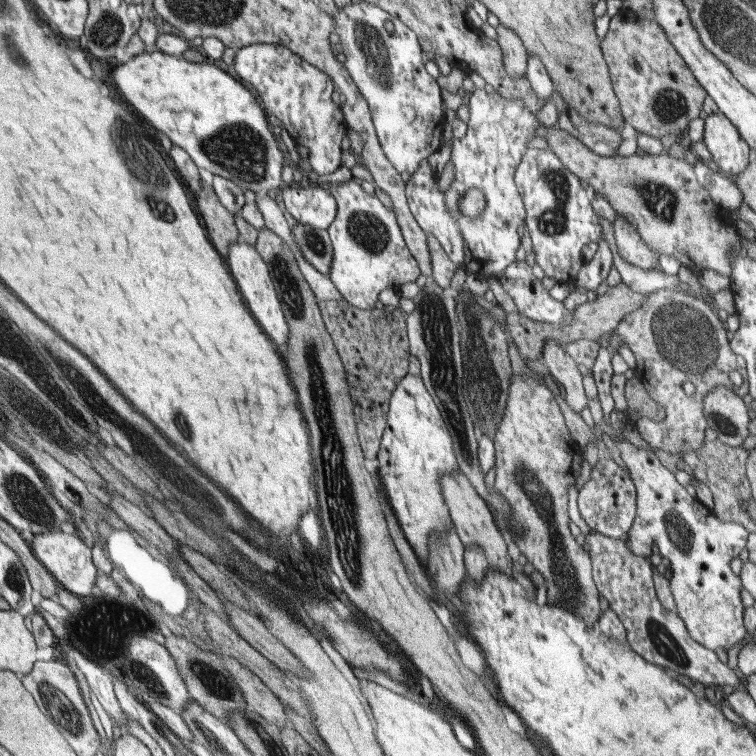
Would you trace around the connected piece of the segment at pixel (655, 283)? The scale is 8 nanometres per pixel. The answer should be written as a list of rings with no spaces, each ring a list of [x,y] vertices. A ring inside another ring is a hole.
[[[602,219],[602,230],[612,252],[613,266],[620,273],[621,282],[624,285],[628,286],[633,292],[644,295],[656,290],[672,289],[674,291],[677,289],[680,282],[678,276],[669,276],[662,270],[644,270],[638,268],[638,266],[632,266],[618,254],[613,224],[610,225],[607,220]]]

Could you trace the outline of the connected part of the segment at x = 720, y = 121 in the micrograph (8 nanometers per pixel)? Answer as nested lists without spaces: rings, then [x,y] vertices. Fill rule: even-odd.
[[[722,113],[704,119],[703,142],[712,155],[711,165],[722,174],[735,177],[747,168],[751,148]]]

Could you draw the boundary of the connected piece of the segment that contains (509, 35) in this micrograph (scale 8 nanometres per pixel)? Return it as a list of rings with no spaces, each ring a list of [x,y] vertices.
[[[499,25],[496,27],[496,32],[498,33],[497,43],[501,45],[504,70],[510,78],[522,78],[524,74],[527,74],[528,50],[520,40],[520,36],[508,26]]]

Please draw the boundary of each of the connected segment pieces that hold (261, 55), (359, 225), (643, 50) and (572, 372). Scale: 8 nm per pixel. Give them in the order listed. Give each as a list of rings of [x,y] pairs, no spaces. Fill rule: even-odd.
[[[252,43],[235,51],[234,70],[250,84],[260,104],[282,122],[292,140],[308,149],[305,164],[315,176],[334,173],[341,165],[342,139],[347,134],[345,114],[332,102],[331,76],[300,54],[282,45]]]
[[[358,180],[331,185],[330,192],[338,199],[338,215],[333,223],[325,230],[332,240],[334,257],[327,275],[334,287],[344,296],[344,304],[352,304],[358,308],[374,309],[378,295],[386,289],[397,290],[400,294],[402,285],[415,282],[421,274],[416,257],[410,252],[409,246],[402,236],[400,225],[394,217],[390,204],[382,204],[377,195],[370,195]]]
[[[622,8],[611,17],[609,29],[602,40],[602,52],[608,61],[610,76],[613,77],[614,92],[621,103],[621,112],[627,123],[642,133],[662,138],[665,134],[685,134],[690,120],[698,118],[704,98],[708,92],[702,88],[686,60],[670,44],[666,32],[655,20],[640,19],[634,11]]]
[[[548,340],[542,352],[542,361],[561,389],[561,398],[574,412],[582,412],[587,405],[587,397],[578,364],[556,340]]]

